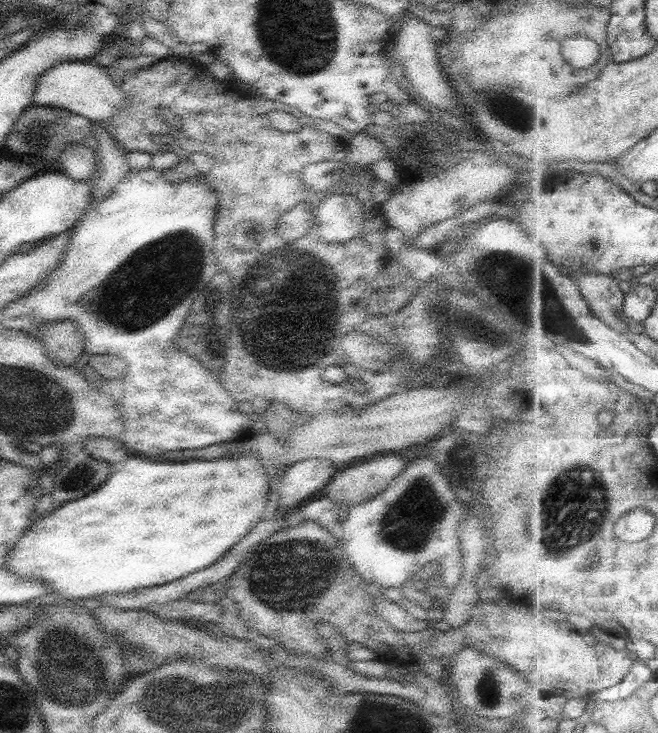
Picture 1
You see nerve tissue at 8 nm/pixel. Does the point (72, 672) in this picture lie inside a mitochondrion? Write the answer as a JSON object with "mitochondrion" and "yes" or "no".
{"mitochondrion":"yes"}

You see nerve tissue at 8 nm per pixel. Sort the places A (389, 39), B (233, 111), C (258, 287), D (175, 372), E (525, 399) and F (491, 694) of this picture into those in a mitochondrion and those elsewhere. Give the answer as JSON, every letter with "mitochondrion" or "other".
{"A":"other","B":"other","C":"mitochondrion","D":"other","E":"other","F":"mitochondrion"}

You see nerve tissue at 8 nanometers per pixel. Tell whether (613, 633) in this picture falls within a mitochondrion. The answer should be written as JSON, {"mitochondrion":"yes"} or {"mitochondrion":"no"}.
{"mitochondrion":"no"}

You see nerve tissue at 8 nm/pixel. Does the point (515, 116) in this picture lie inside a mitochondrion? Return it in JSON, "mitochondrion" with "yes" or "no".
{"mitochondrion":"yes"}

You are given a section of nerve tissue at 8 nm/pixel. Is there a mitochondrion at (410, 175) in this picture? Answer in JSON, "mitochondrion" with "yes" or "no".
{"mitochondrion":"no"}

